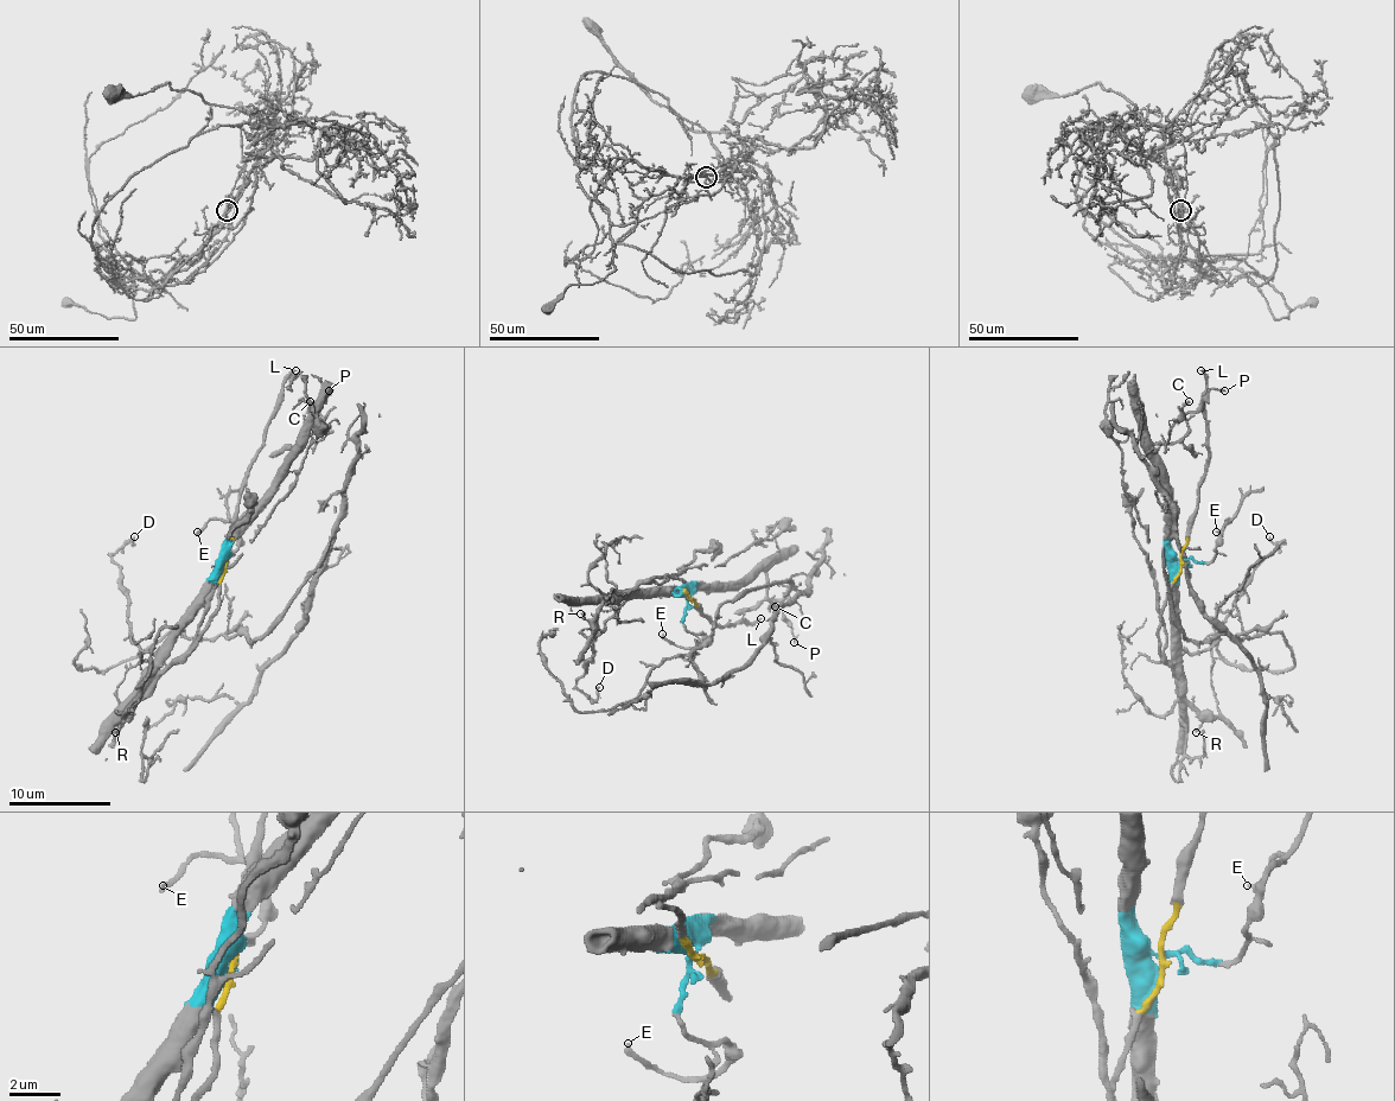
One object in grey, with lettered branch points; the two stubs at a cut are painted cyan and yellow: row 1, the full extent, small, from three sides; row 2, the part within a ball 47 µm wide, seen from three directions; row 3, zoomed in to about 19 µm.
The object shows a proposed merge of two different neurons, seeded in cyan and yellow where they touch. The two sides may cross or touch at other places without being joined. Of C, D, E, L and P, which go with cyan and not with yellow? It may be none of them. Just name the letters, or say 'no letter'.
C, D, E, P

